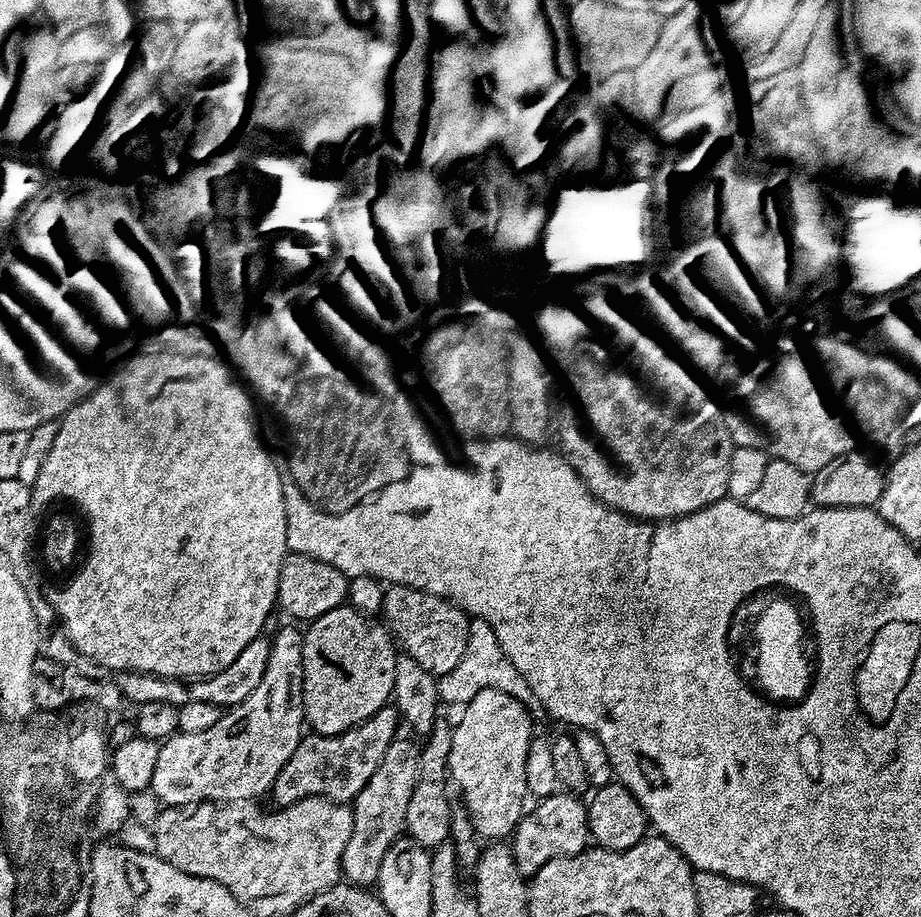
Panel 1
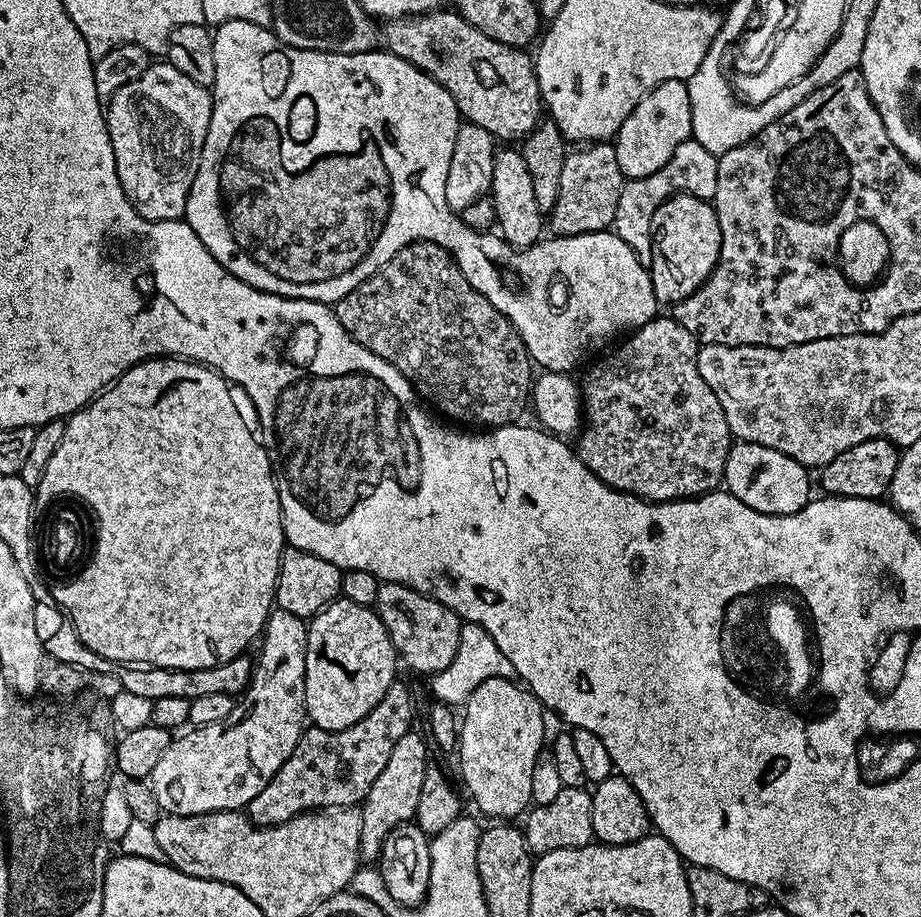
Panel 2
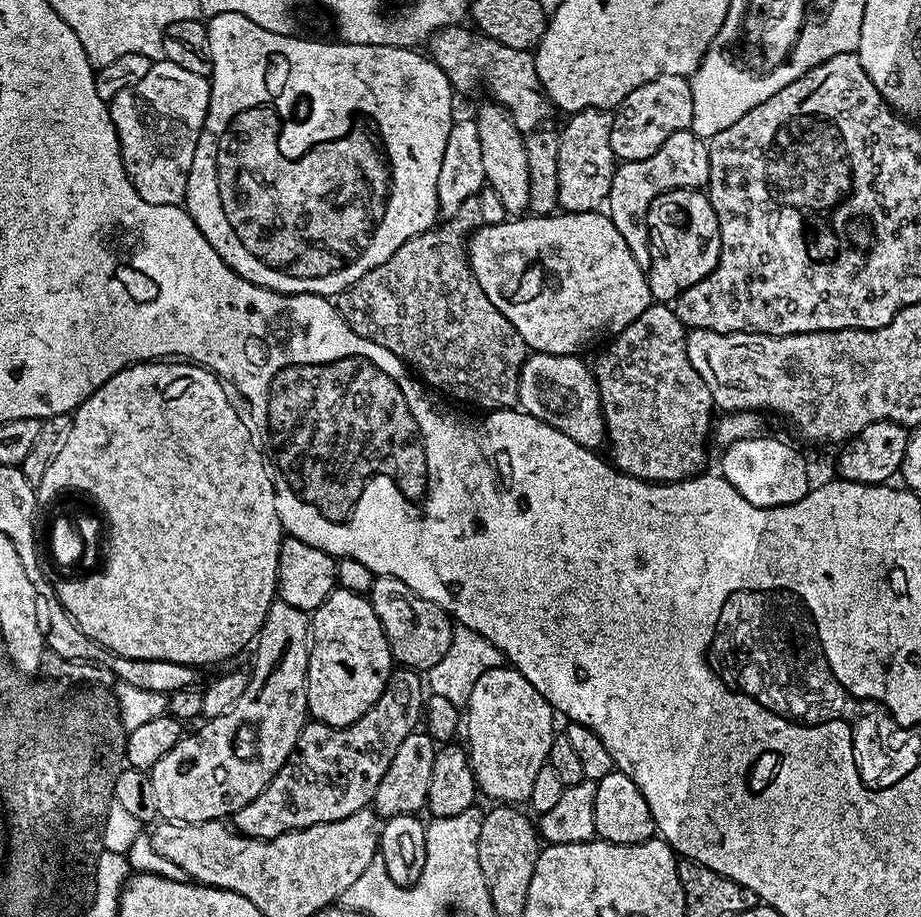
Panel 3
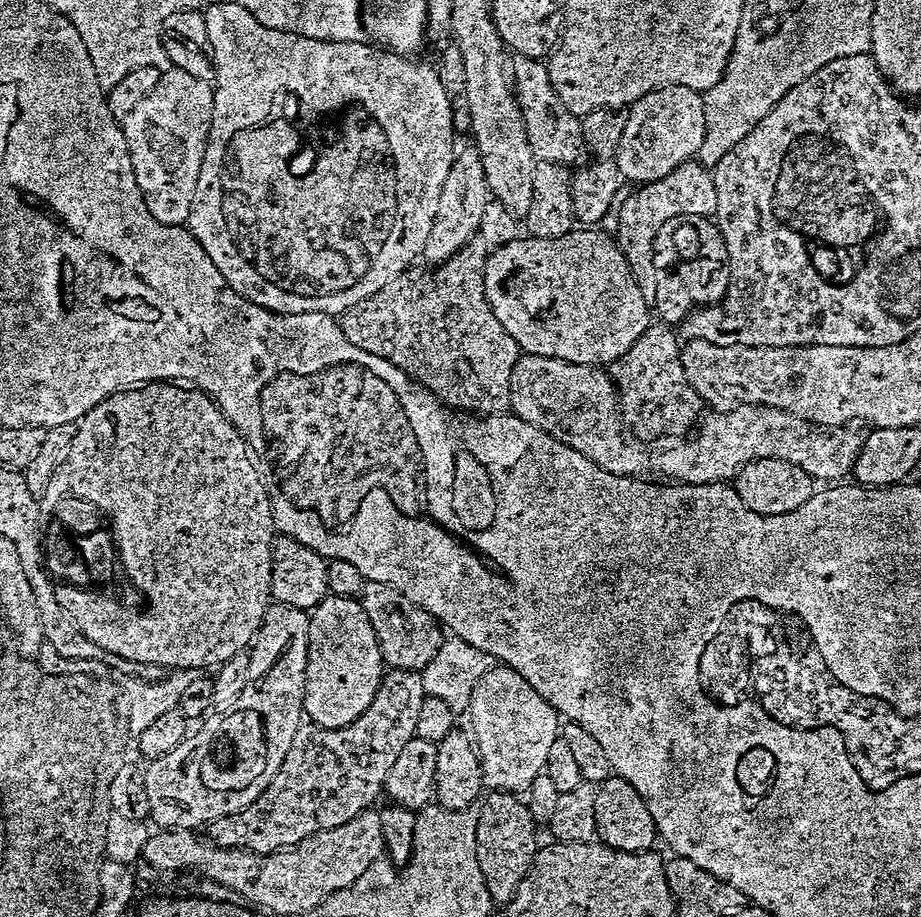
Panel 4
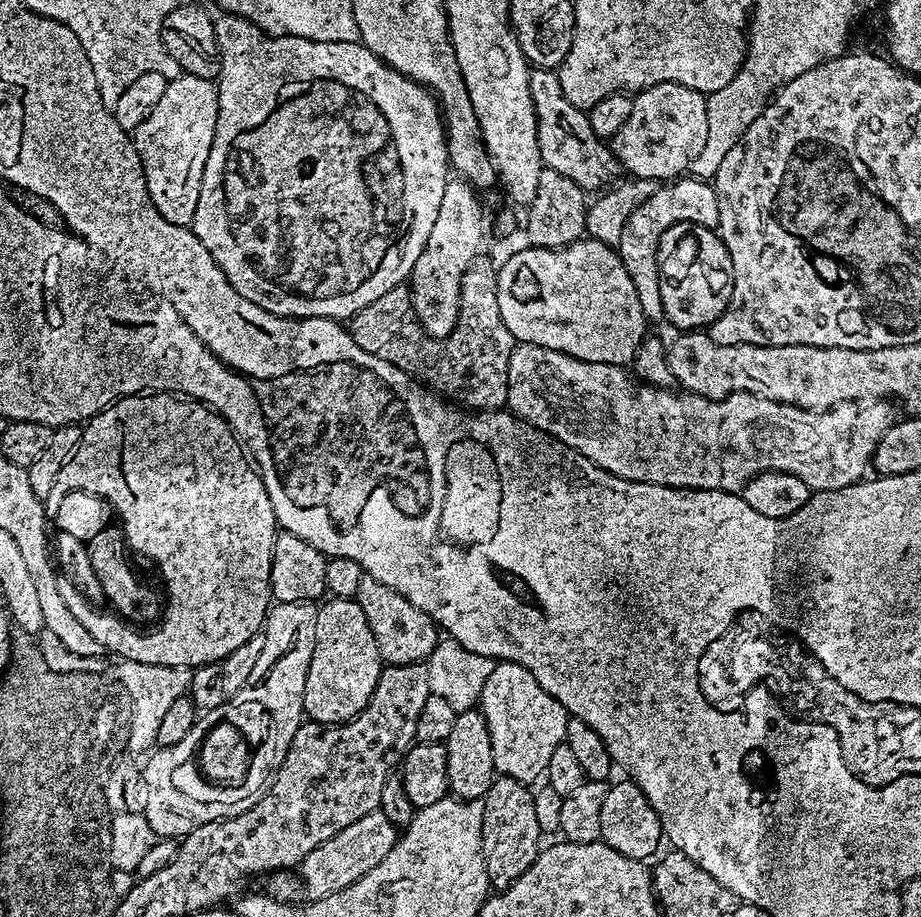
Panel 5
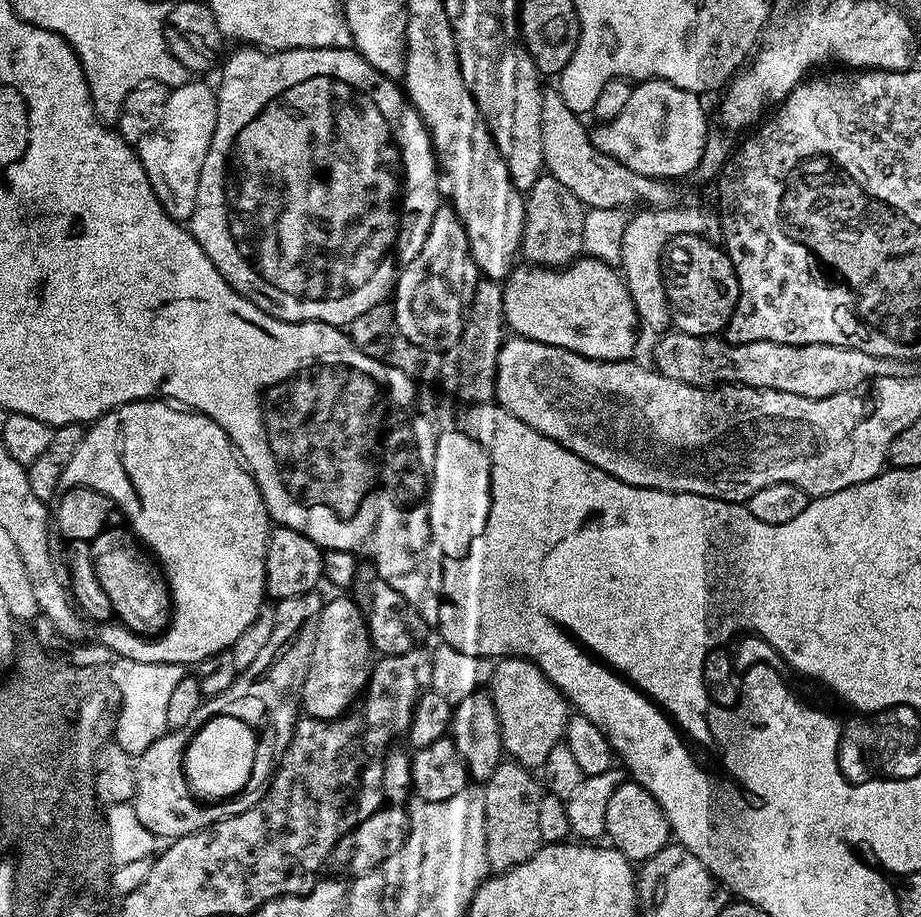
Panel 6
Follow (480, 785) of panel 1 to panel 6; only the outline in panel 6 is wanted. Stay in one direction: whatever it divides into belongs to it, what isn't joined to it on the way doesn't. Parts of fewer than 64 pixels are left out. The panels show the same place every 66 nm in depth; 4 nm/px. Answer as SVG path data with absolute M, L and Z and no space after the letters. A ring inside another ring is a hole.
M504 658L495 665L490 681L490 695L494 710L500 723L500 737L504 751L515 763L524 765L529 770L539 769L546 762L546 754L555 744L561 743L564 728L568 725L570 705L563 692L544 677L544 671L531 660L523 658Z

